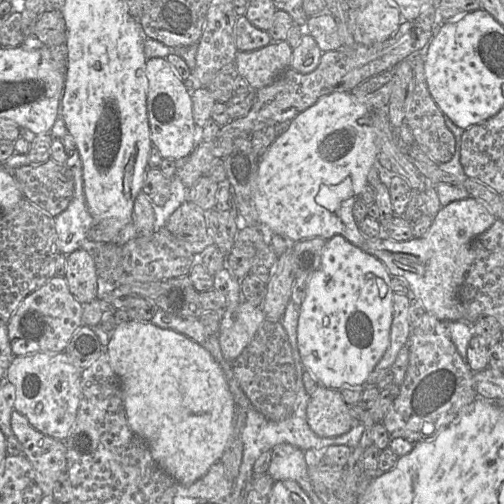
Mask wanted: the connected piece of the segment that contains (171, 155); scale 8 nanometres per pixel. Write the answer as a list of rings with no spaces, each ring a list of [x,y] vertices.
[[[164,58],[147,59],[145,74],[148,81],[147,116],[152,146],[159,150],[163,159],[185,160],[196,147],[191,93]]]

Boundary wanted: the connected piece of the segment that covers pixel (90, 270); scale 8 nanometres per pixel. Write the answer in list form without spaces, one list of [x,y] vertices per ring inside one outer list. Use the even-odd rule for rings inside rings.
[[[83,248],[67,255],[65,279],[70,292],[82,304],[97,297],[98,274],[93,256]]]

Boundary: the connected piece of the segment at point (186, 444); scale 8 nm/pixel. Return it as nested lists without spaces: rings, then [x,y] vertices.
[[[130,319],[129,321],[116,325],[110,336],[110,341],[105,348],[109,357],[110,365],[117,375],[123,394],[124,409],[127,423],[131,431],[147,446],[151,457],[158,467],[172,477],[176,482],[190,486],[203,477],[208,470],[219,462],[233,433],[233,420],[236,406],[233,396],[229,390],[227,381],[219,364],[213,356],[201,344],[191,340],[187,336],[172,329],[163,329],[151,322],[141,322]]]

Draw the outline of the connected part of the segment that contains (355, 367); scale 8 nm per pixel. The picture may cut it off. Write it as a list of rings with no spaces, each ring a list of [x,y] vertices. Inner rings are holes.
[[[335,235],[328,239],[321,255],[321,264],[311,276],[304,301],[299,306],[297,344],[304,368],[321,385],[340,390],[343,387],[362,388],[390,341],[393,317],[391,275],[384,264],[346,240]]]

